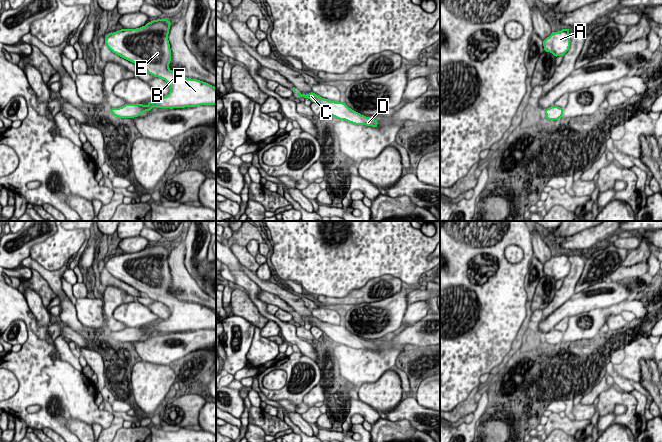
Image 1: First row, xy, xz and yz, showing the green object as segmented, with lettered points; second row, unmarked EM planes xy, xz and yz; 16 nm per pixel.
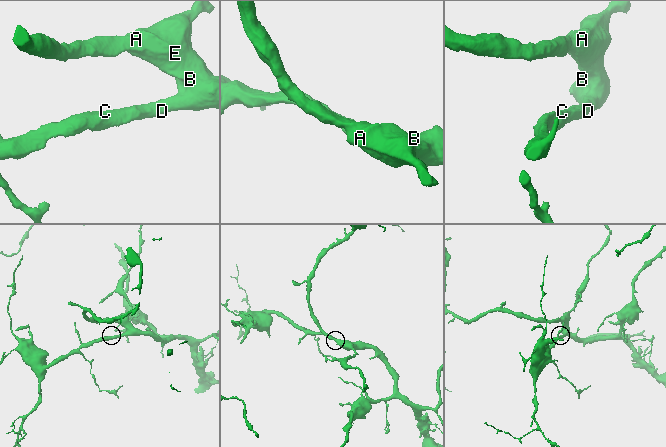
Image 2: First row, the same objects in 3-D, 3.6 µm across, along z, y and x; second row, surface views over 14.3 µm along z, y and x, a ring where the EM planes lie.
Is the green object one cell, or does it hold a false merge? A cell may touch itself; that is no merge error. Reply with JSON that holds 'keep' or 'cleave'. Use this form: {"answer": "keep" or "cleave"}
{"answer": "keep"}

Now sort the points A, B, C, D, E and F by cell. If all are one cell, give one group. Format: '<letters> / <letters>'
A B C D E F

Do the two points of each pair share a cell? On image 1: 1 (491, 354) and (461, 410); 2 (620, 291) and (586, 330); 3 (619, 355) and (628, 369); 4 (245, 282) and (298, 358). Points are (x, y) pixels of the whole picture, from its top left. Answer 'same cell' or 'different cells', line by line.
1: different cells
2: different cells
3: different cells
4: different cells

